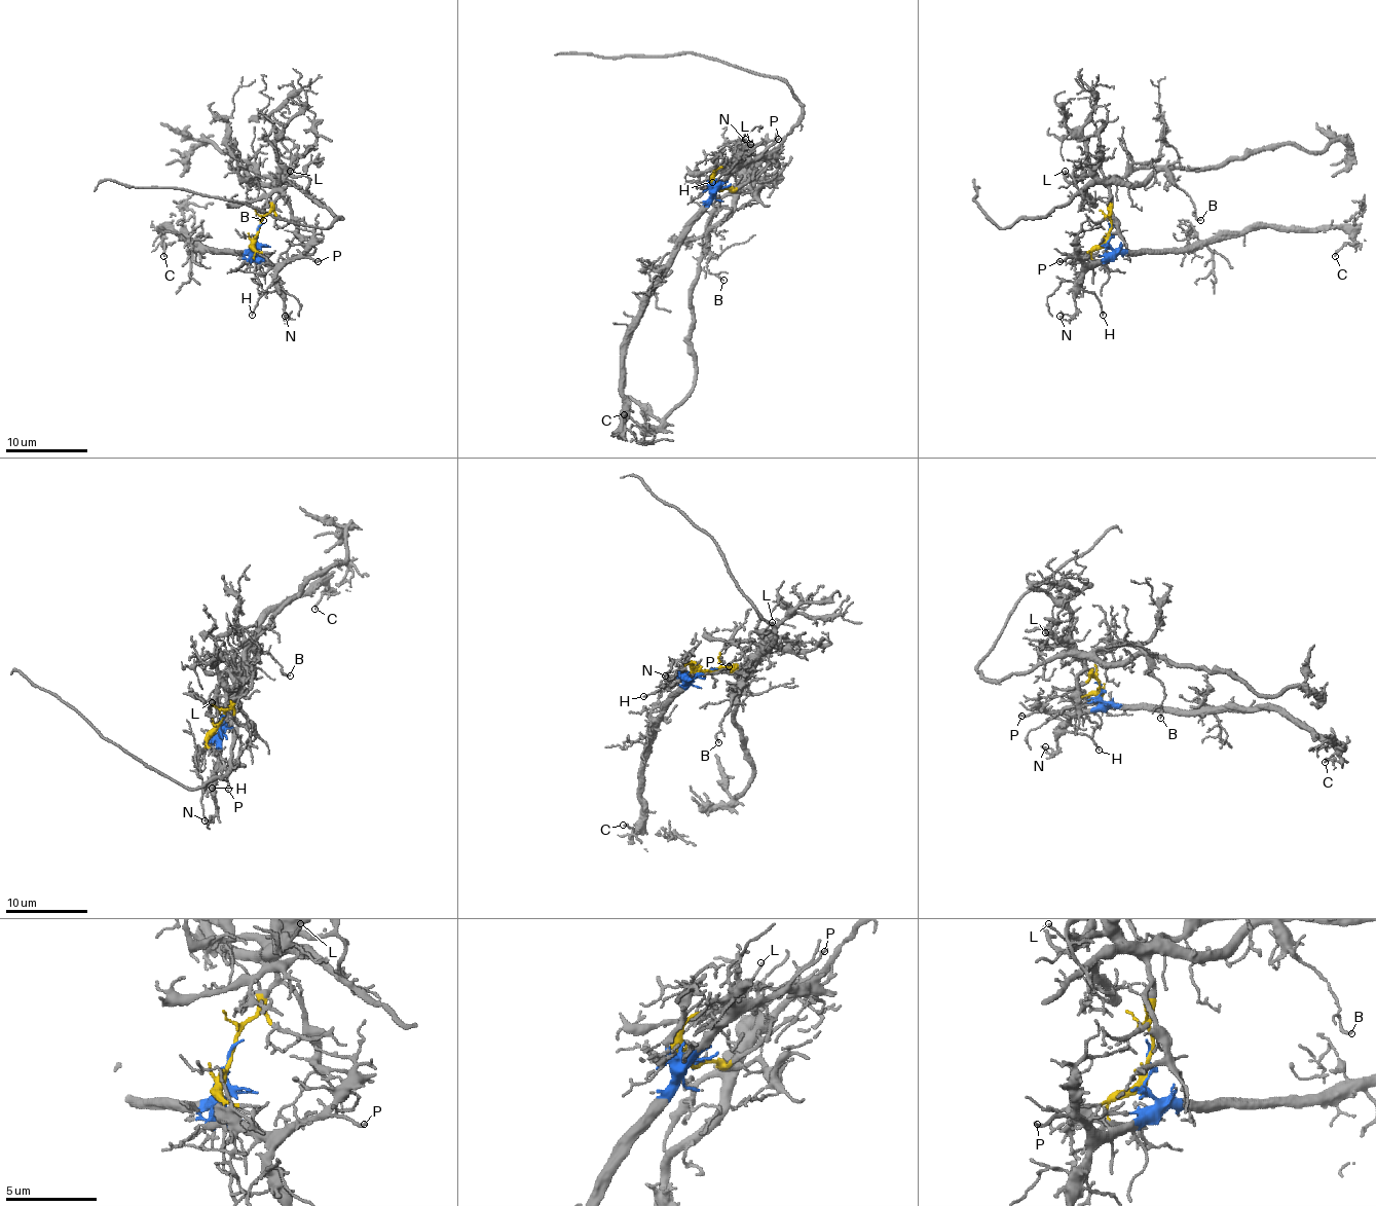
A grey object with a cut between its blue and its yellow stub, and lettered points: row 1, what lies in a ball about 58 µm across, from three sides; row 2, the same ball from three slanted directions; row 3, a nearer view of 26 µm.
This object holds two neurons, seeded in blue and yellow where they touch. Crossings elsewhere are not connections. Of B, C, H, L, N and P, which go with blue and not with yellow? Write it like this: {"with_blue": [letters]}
{"with_blue": ["C", "H", "N", "P"]}

